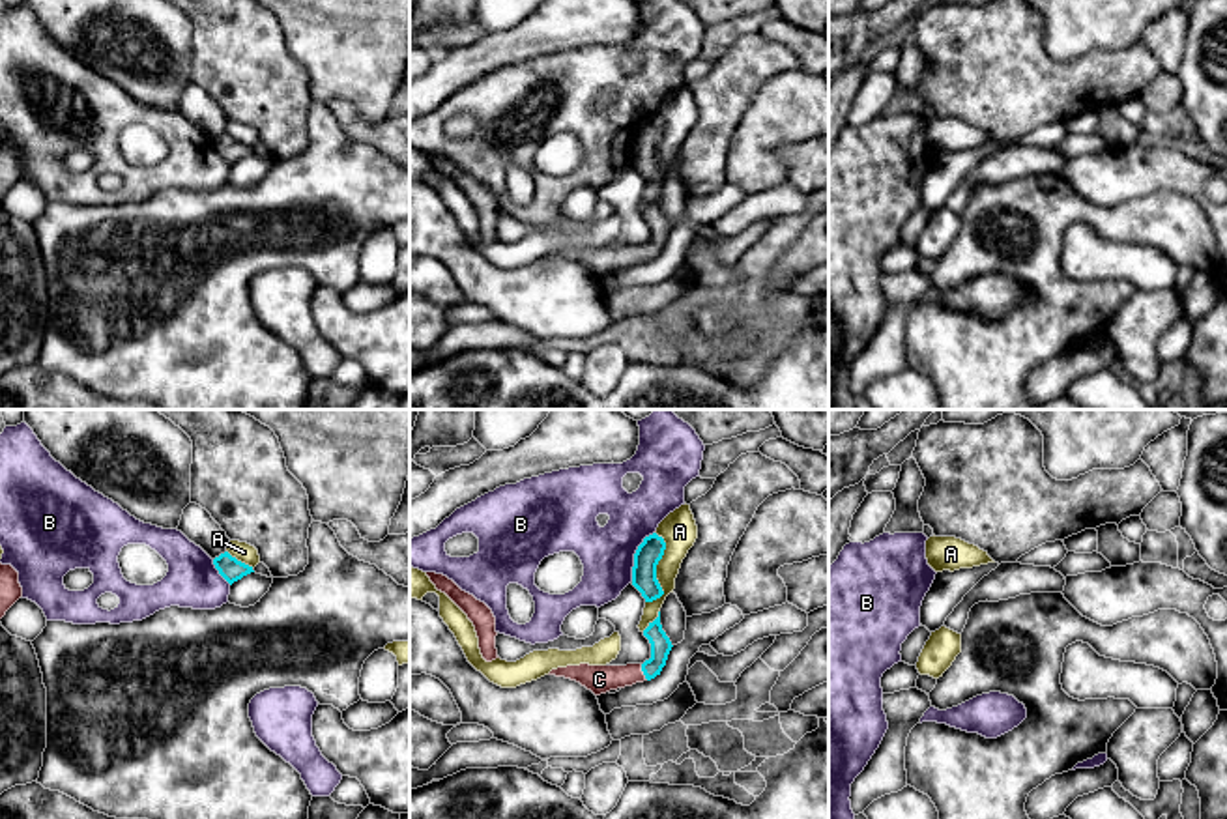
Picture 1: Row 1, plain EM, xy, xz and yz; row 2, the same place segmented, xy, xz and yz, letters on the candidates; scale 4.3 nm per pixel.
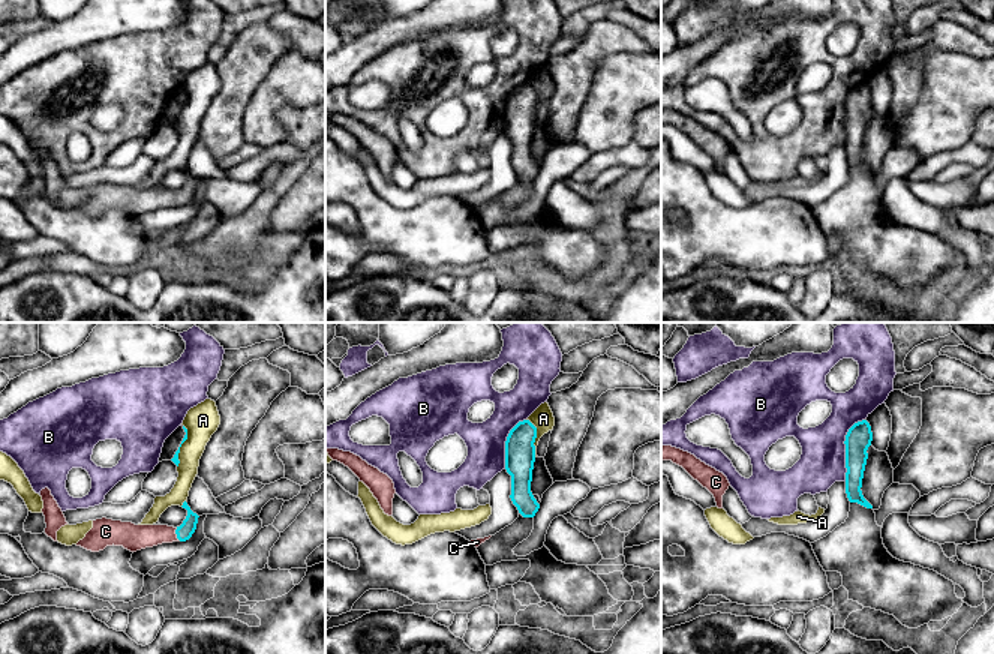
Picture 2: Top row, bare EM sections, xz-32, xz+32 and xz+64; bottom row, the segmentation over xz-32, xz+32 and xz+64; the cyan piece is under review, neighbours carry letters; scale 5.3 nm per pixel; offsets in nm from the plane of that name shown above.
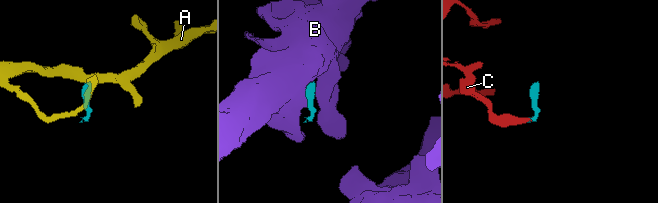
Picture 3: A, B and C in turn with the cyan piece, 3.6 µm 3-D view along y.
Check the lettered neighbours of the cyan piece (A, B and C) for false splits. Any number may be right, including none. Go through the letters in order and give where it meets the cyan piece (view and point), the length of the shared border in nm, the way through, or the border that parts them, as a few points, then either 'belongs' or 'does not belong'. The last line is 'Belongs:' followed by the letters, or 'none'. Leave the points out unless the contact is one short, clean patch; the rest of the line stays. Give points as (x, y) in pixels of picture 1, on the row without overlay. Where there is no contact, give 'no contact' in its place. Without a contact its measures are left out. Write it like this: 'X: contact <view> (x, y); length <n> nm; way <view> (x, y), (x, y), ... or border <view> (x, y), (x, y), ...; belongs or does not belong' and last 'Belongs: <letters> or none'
A: contact xz (655, 152); length 320 nm; border xz (655, 113), (664, 124), (657, 146), (663, 174), (646, 184); does not belong
B: contact xz (635, 137); length 240 nm; border xz (653, 113), (635, 135), (631, 161); does not belong
C: contact xz (642, 251); length 80 nm; way xz (661, 227), (659, 238), (642, 251), (599, 260); belongs
Belongs: C

